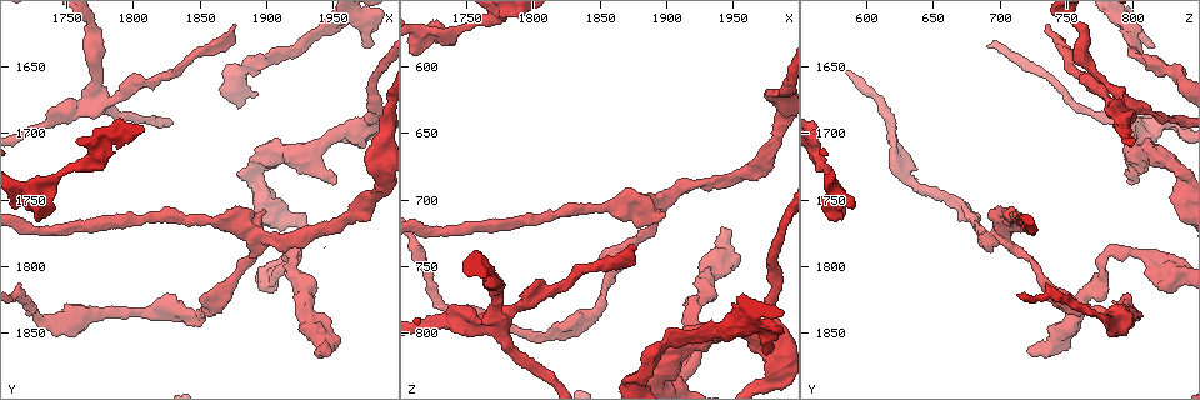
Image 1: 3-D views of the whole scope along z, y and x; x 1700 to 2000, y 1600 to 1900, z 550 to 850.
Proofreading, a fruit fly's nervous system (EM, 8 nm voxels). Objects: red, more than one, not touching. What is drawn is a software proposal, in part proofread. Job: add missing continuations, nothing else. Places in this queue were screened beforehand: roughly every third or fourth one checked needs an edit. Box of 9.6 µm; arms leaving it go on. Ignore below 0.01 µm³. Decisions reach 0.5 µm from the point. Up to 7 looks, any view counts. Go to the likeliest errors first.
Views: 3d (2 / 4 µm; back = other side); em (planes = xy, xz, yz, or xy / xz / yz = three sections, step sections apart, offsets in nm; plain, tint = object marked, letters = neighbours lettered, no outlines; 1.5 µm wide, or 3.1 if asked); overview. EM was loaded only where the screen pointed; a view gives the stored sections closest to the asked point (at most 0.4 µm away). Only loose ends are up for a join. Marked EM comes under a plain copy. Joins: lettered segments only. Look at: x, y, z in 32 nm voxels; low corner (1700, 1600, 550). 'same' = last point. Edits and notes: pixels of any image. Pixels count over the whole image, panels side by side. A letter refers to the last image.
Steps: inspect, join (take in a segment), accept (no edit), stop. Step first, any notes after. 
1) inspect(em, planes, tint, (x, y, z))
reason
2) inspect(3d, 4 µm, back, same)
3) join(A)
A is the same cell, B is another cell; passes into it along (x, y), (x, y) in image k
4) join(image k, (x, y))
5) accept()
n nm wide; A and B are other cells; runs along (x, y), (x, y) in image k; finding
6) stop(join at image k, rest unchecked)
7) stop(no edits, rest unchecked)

inspect(em, 3.1 µm, xz, step 16, letters, (1952, 1738, 798))
stops while still wide

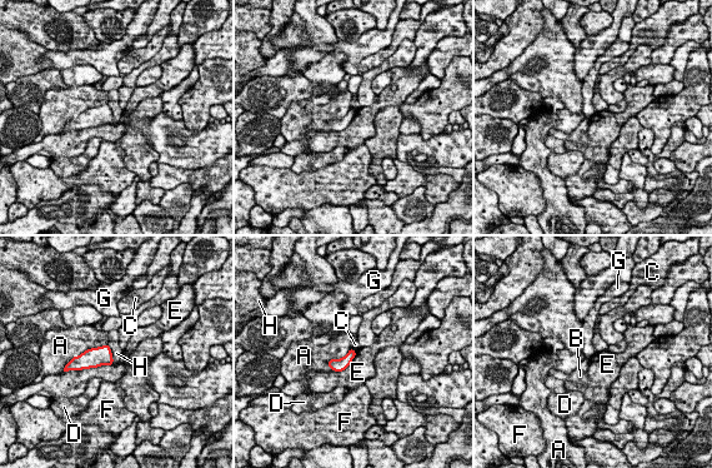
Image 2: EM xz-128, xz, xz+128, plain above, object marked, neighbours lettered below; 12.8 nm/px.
inspect(em, 3.1 µm, planes, letters, same)

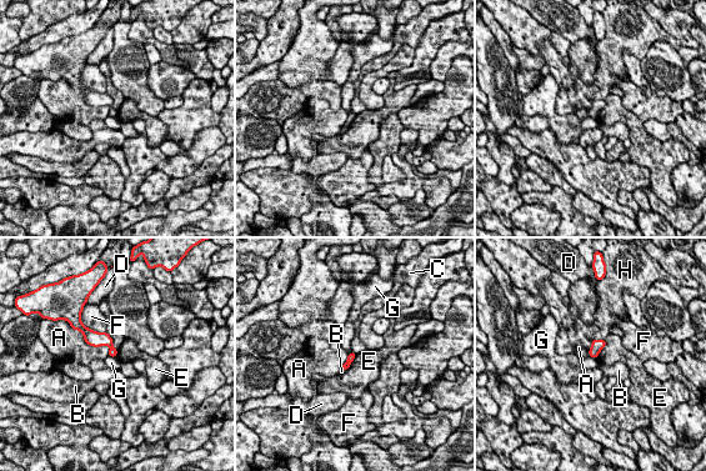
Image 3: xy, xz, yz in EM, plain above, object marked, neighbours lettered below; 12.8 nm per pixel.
accept()
A, B, C, D, E, F, G and H are other cells; border along (605, 340), (605, 346), (595, 357) in image 3; none of them fits

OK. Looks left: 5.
inspect(em, yz, step 8, tint, (1942, 1864, 720))
an open end

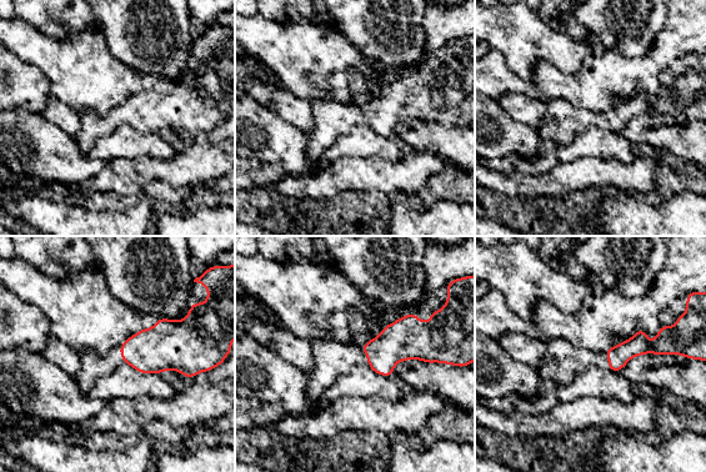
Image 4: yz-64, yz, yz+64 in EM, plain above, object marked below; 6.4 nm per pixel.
inspect(em, planes, letters, same)

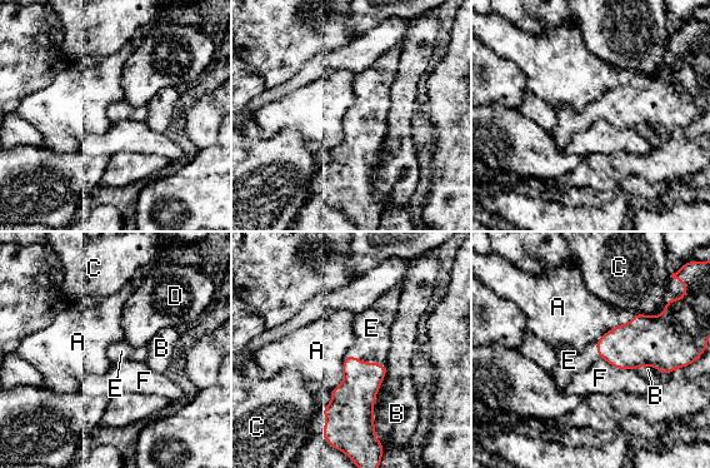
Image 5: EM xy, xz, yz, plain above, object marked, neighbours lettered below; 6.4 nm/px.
join(E)
E is the same cell, A, B, C, D and F are other cells; the neuron continues

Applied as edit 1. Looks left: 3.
inspect(3d, 4 µm, (1976, 1634, 816))
free end

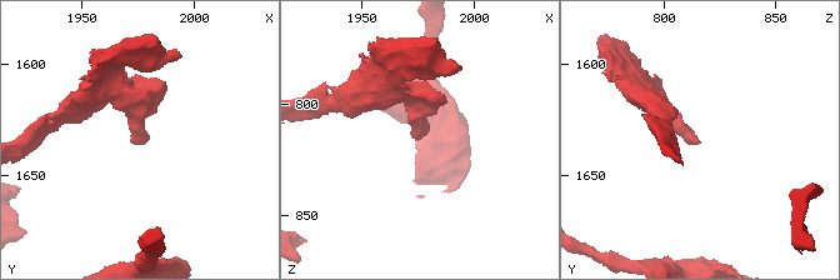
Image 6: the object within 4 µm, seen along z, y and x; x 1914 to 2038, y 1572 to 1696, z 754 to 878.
inspect(em, planes, letters, (1973, 1635, 815))

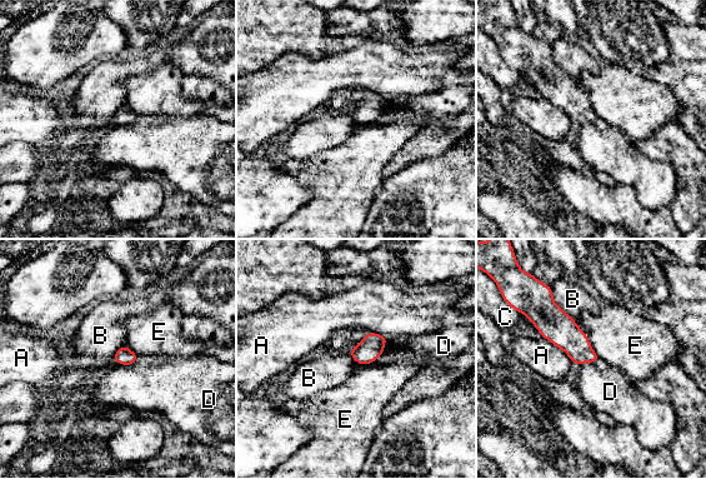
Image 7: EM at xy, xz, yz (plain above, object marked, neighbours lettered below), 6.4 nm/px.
accept()
110 nm wide; A, B, C, D and E are other cells; none of them fits

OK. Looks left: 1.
stop(join at image 5, rest unchecked)

